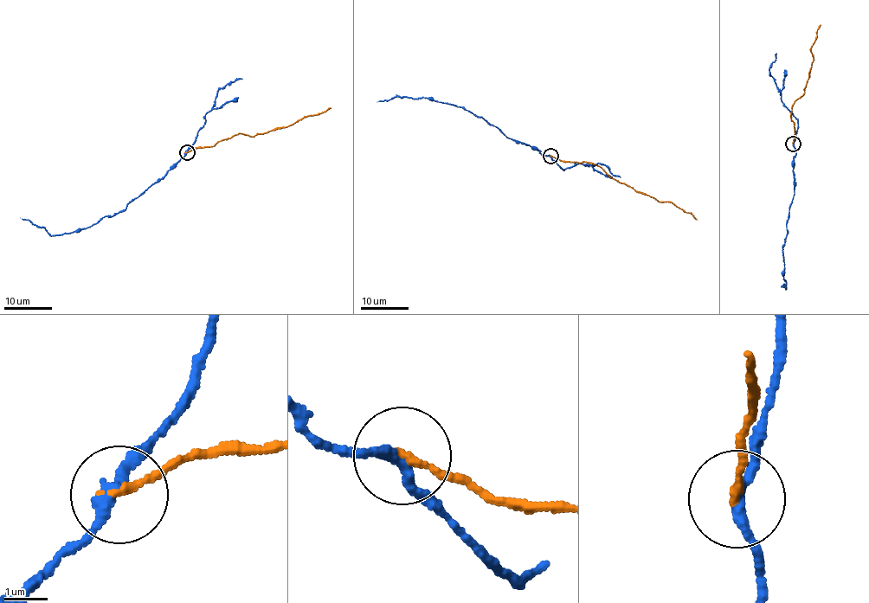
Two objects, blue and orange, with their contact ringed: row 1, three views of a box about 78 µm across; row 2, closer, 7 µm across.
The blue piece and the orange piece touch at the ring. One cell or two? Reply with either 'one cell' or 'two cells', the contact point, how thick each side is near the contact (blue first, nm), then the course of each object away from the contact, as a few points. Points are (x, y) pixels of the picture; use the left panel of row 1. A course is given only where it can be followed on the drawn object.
two cells; place (187, 152); calibres 260 and 170 nm; course blue (187, 152), (125, 209), (101, 217), (89, 227), (70, 234), (51, 234), (44, 227), (20, 217); course orange (187, 152), (196, 148), (214, 146), (219, 140), (240, 133), (254, 136), (285, 127), (331, 108)

